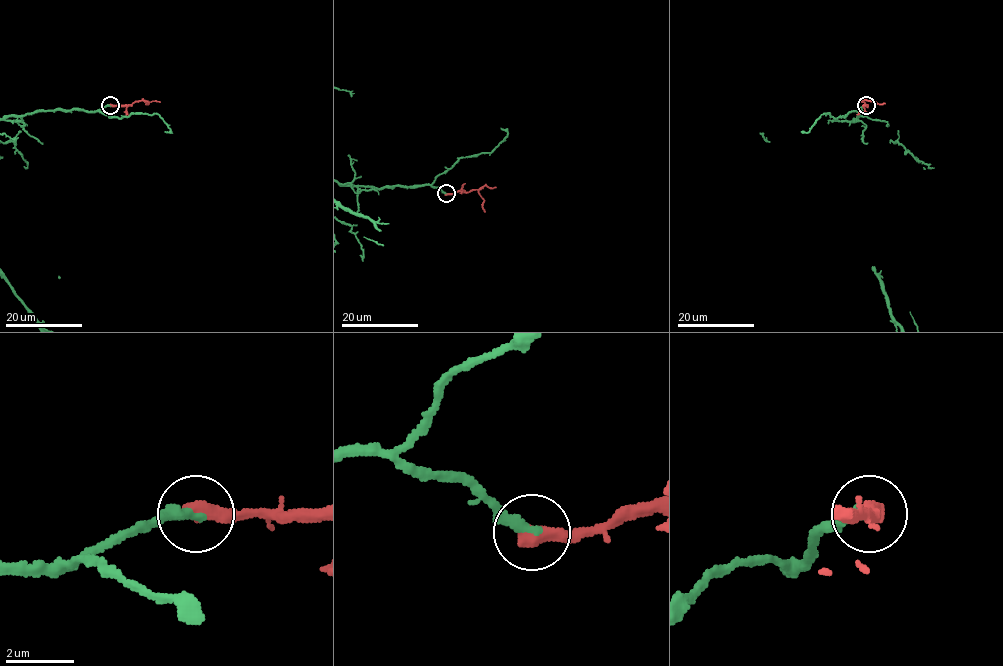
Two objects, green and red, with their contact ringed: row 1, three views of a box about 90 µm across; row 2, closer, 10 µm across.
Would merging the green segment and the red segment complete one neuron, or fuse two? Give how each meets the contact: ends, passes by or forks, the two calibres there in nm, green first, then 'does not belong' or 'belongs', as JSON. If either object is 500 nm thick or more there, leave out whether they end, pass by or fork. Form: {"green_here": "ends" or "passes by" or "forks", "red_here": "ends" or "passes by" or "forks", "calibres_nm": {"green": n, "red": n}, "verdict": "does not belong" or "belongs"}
{"calibres_nm": {"green": 320, "red": 550}, "verdict": "belongs"}

